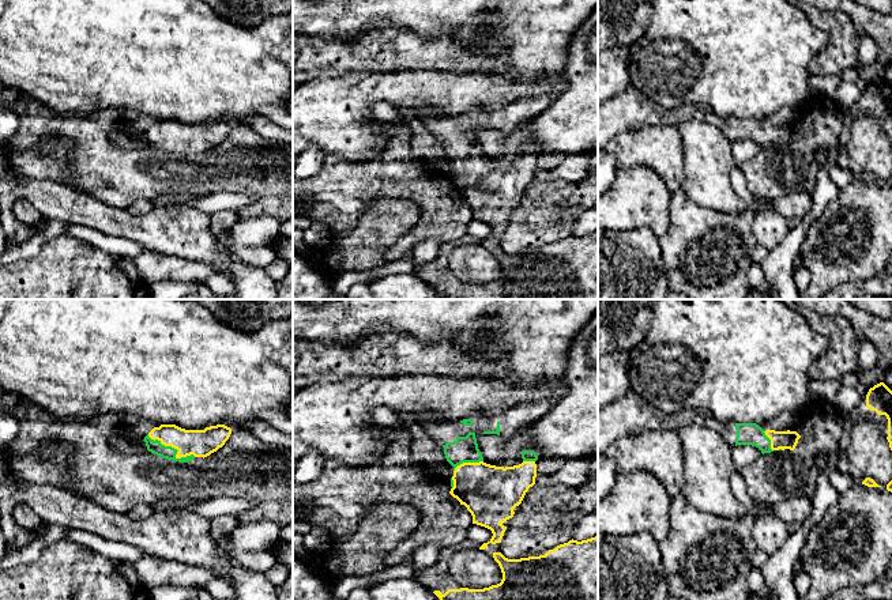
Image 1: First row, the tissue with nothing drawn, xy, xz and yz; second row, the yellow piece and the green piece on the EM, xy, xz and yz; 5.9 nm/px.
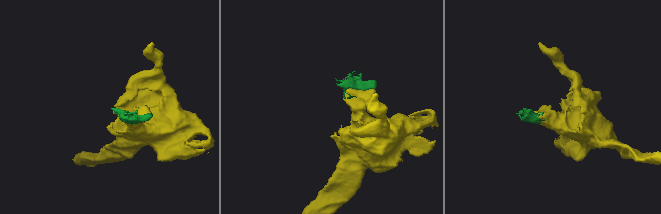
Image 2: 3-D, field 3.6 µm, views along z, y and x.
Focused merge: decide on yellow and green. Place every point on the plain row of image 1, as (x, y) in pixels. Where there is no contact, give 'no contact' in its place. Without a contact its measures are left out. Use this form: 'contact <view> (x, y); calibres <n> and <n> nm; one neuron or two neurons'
contact xy (174, 143); calibres 160 and 80 nm; one neuron

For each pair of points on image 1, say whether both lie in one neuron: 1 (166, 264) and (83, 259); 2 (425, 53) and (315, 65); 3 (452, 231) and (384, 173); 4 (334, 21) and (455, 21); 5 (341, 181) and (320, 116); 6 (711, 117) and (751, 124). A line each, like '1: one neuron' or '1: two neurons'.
1: two neurons
2: one neuron
3: one neuron
4: one neuron
5: two neurons
6: one neuron

